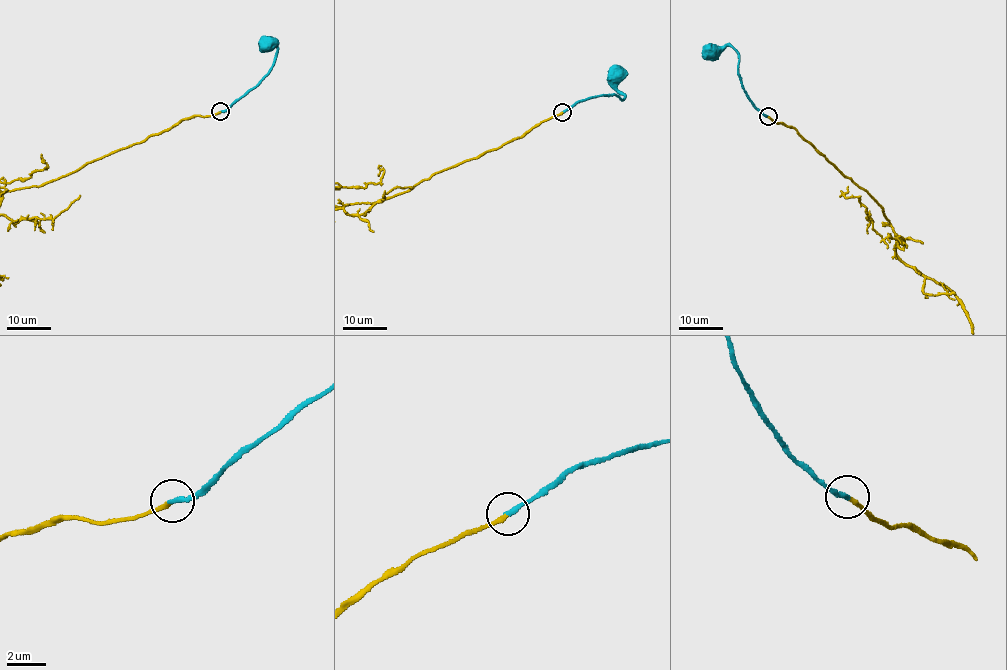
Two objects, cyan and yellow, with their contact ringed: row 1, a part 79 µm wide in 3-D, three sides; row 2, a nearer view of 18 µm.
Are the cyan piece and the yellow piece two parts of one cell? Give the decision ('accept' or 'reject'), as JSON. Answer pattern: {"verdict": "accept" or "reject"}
{"verdict": "accept"}

